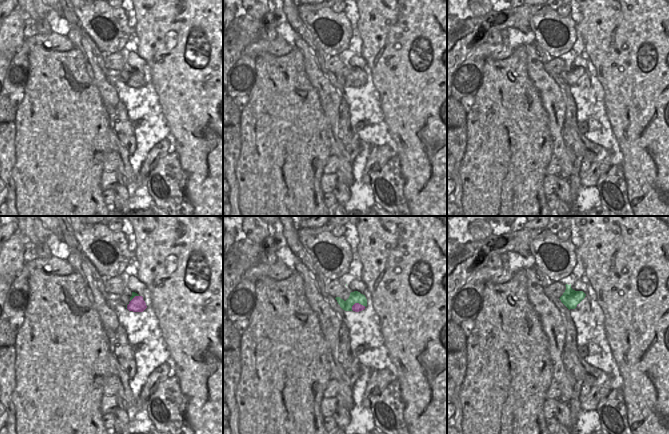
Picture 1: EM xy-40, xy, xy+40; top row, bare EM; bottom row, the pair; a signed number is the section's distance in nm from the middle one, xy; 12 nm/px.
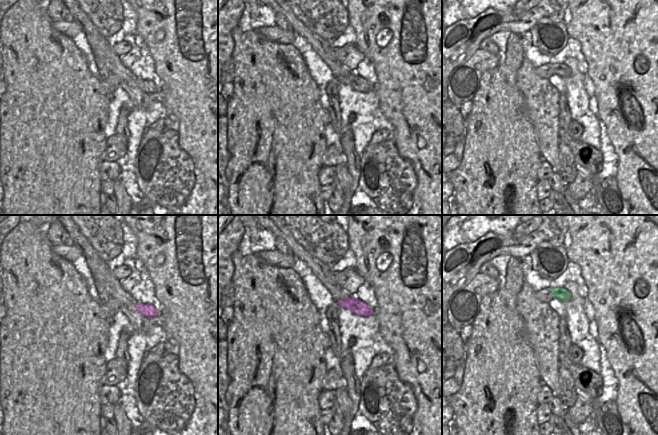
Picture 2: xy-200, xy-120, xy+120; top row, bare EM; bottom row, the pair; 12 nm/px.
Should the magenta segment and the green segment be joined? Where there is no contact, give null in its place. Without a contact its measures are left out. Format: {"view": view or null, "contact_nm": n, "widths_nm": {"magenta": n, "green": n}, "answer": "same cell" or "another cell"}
{"view": "xy", "contact_nm": 180, "widths_nm": {"magenta": 110, "green": 140}, "answer": "same cell"}

